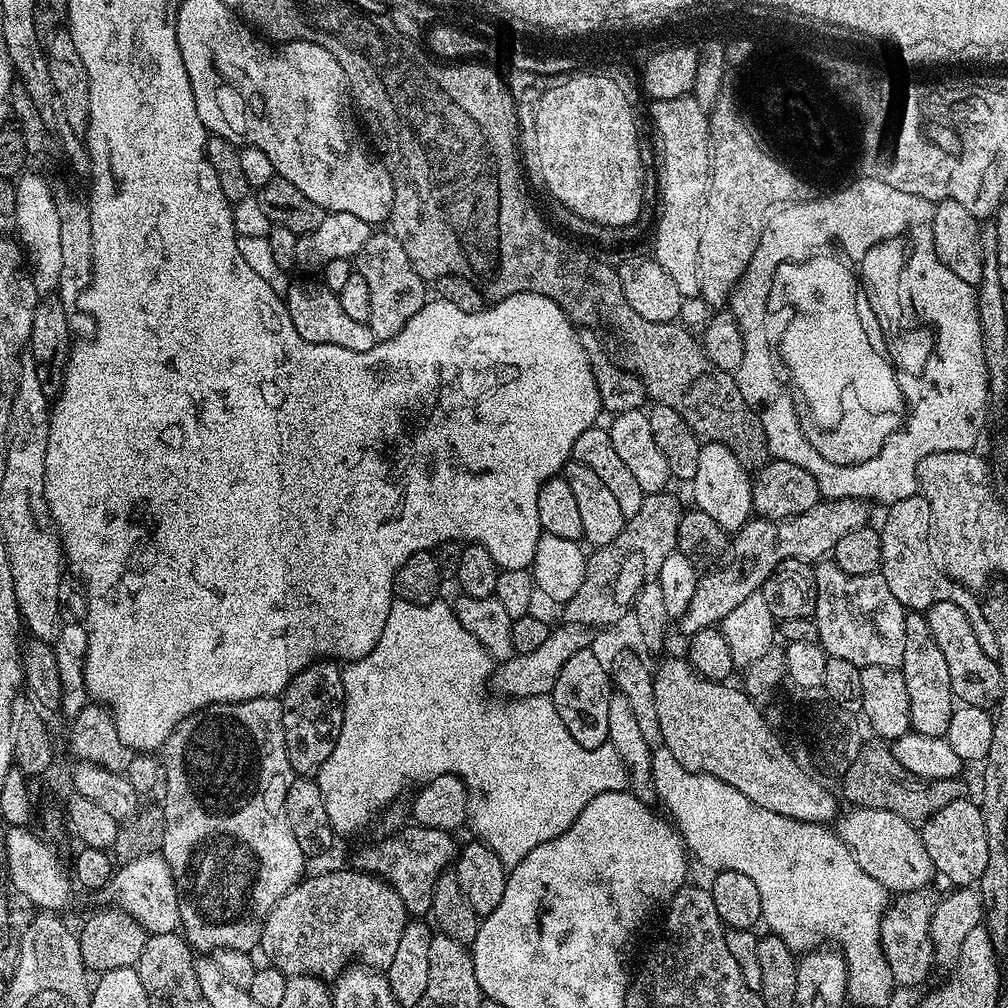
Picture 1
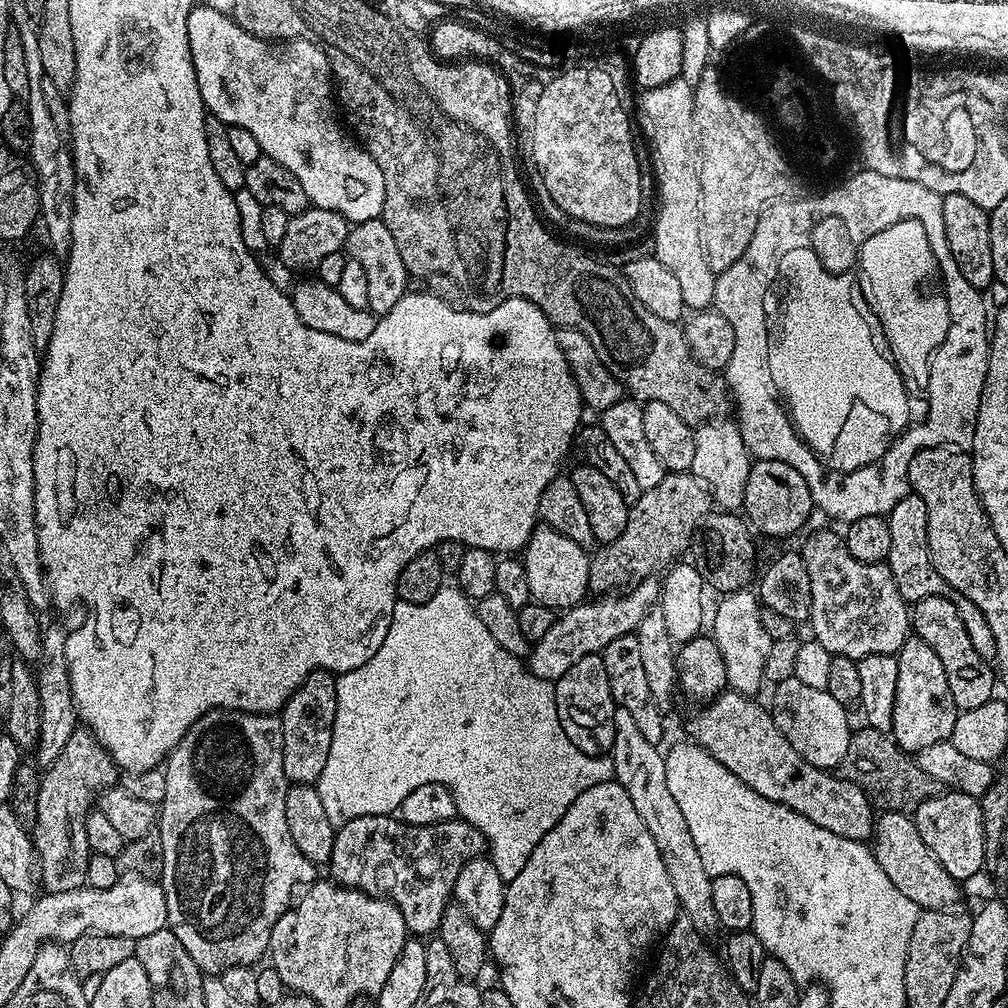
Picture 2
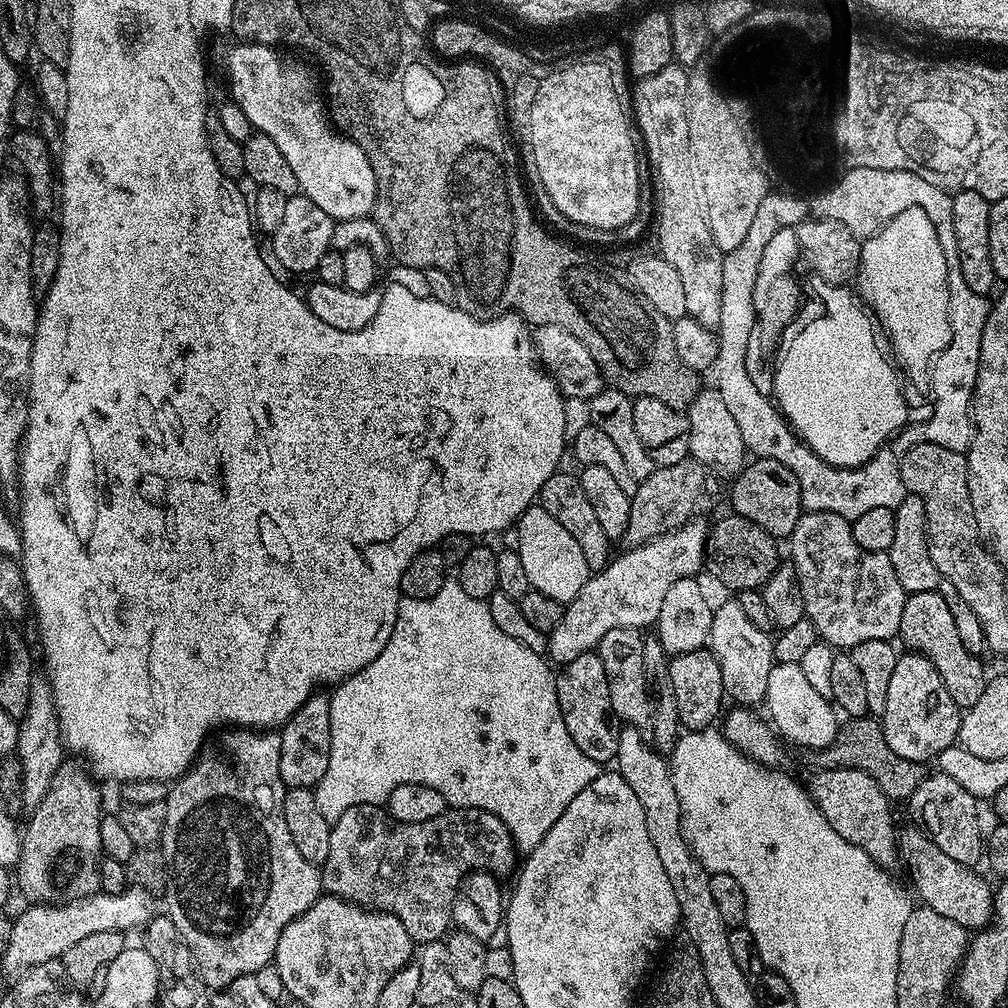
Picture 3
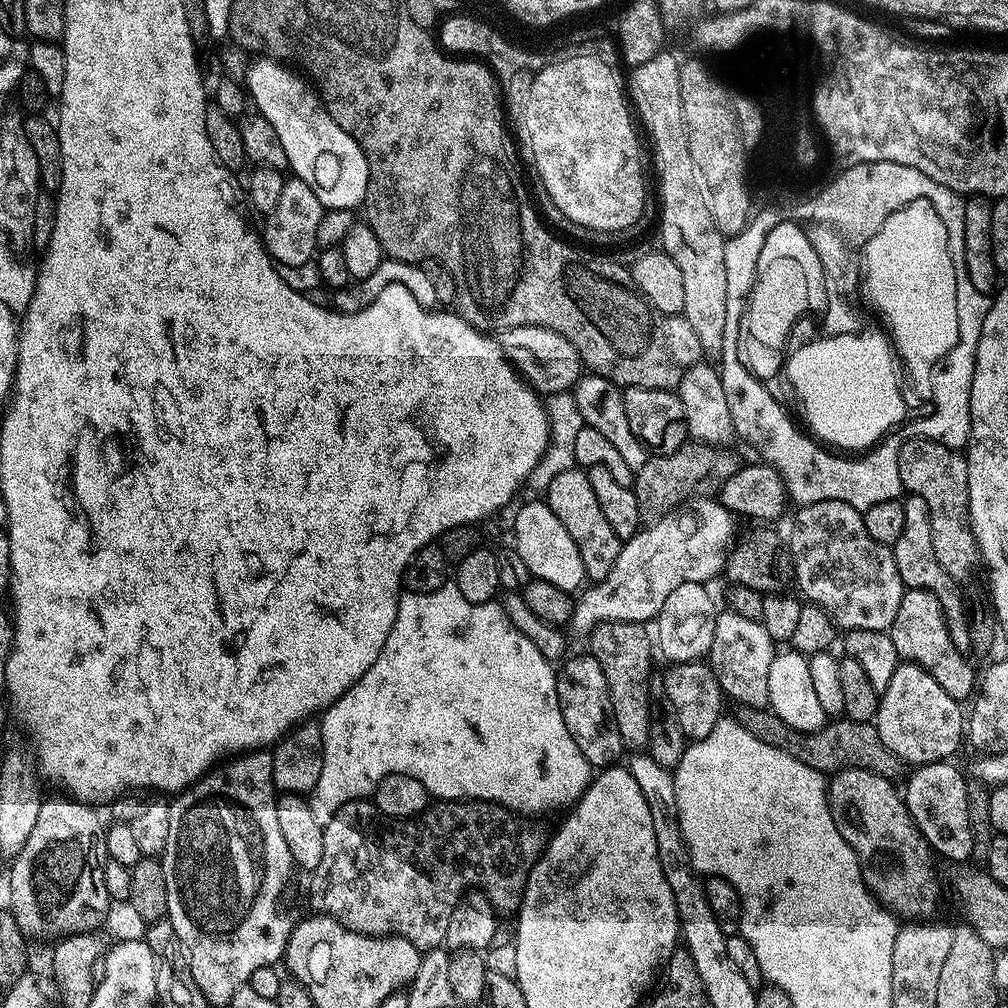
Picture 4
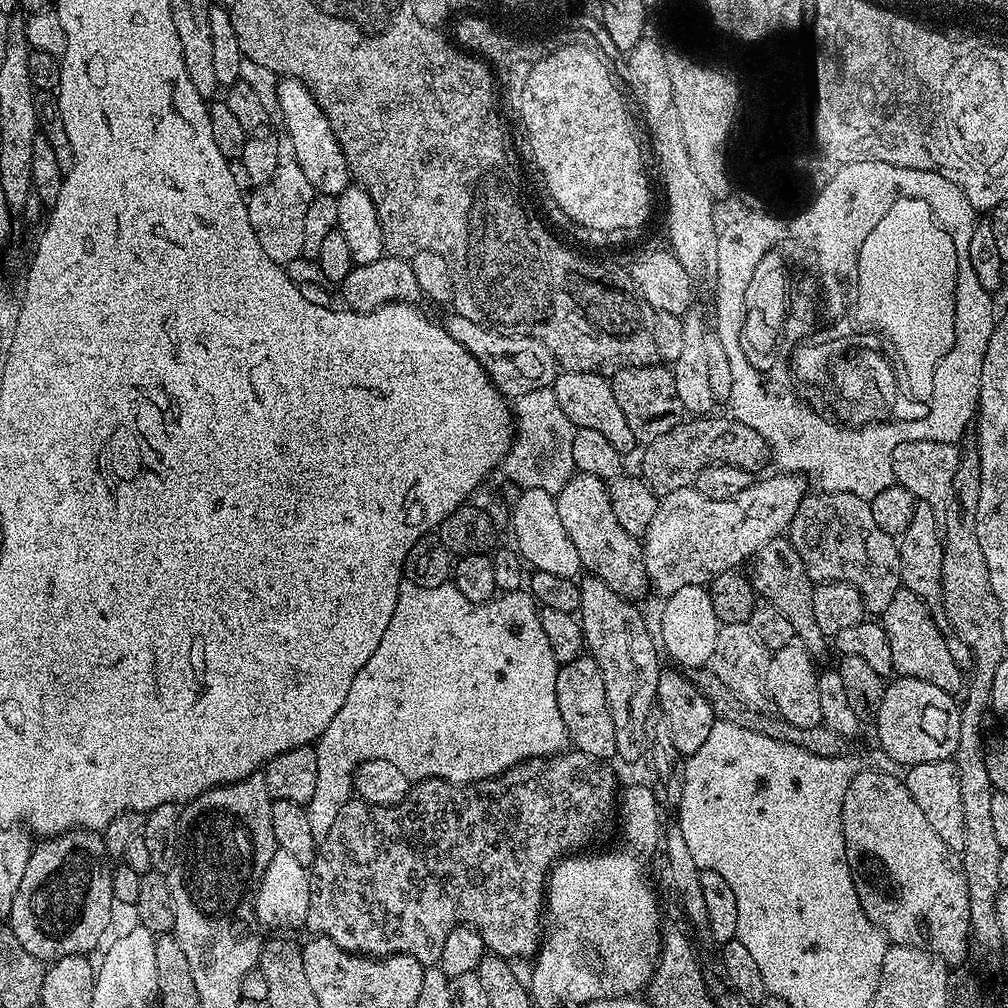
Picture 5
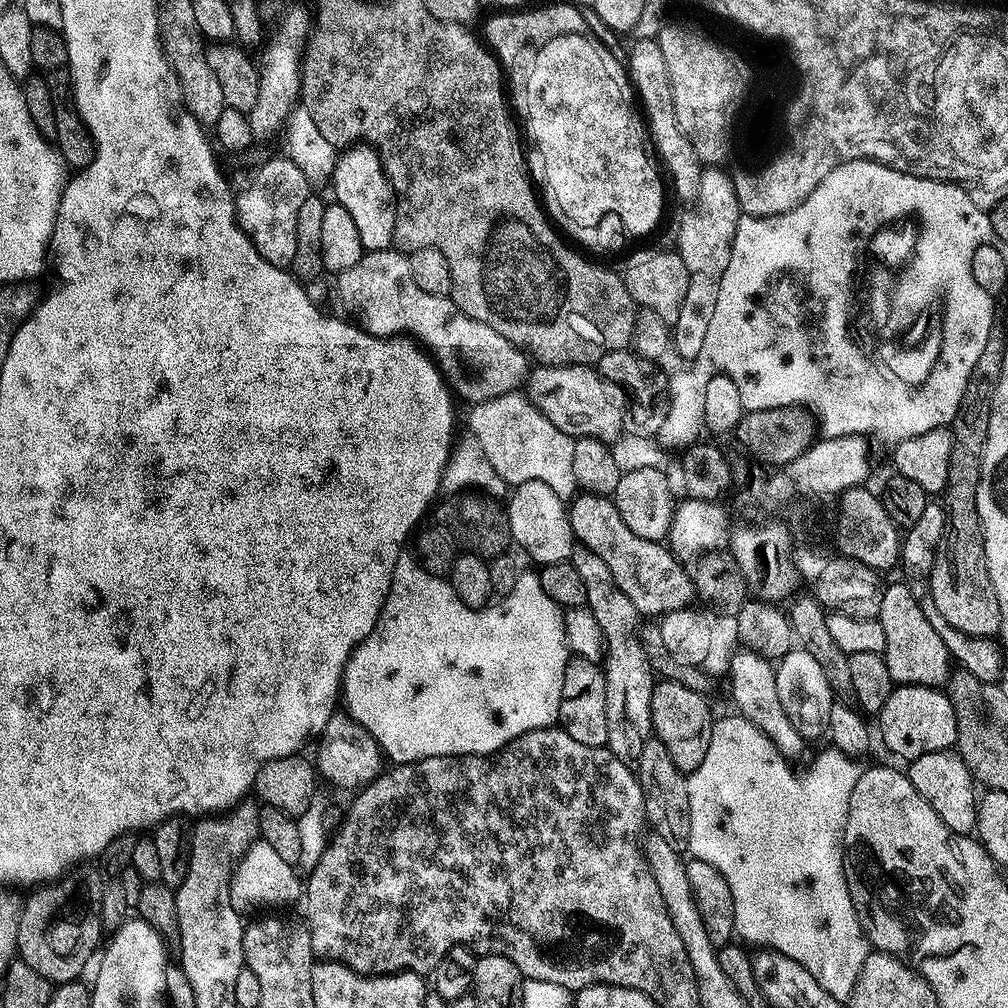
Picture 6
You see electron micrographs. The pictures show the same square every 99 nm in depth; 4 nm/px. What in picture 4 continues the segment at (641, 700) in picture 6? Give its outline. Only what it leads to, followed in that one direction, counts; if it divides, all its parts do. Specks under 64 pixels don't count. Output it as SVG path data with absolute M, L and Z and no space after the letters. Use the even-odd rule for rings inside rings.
M606 620L596 625L590 633L592 639L592 648L590 654L598 662L598 666L602 666L602 674L606 674L606 686L610 686L610 702L614 710L614 718L618 722L618 734L622 734L622 742L625 749L628 750L644 750L648 747L648 735L650 734L650 722L652 721L652 708L650 707L650 700L648 704L648 675L652 672L652 652L654 656L654 640L650 635L649 629L644 624L631 624L630 622L622 622L621 620Z

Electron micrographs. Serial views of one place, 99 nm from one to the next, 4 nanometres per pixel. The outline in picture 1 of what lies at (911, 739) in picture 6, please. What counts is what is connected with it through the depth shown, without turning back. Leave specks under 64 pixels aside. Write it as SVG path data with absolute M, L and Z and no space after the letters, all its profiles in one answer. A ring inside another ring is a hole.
M909 611L904 621L906 622L906 650L902 650L899 670L906 678L906 694L910 694L908 723L911 731L919 736L944 736L954 711L950 666L946 666L946 657L943 656L942 650L938 650L938 642L934 642L934 634L930 634L928 618L923 611Z

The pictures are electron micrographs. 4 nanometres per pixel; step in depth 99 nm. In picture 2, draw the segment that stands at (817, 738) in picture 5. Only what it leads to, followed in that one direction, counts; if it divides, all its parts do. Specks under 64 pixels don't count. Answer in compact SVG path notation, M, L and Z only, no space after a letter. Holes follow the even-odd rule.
M867 726L853 731L842 768L851 779L866 786L869 797L879 807L881 804L881 809L889 812L915 813L918 805L929 800L938 788L930 774L926 774L926 770L922 770L909 753L898 747L889 733Z

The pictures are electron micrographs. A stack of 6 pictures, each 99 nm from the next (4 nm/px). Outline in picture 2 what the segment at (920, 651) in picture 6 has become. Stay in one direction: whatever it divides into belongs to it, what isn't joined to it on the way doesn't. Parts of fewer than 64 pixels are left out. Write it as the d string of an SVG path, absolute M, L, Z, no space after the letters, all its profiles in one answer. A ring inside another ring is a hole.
M937 596L915 601L910 608L910 628L915 636L926 642L926 646L930 646L930 650L934 650L934 654L938 654L942 670L946 670L946 682L950 682L950 695L960 712L974 710L993 699L992 687L998 684L993 665L974 650L970 634L966 634L958 610L954 610L954 602L946 602L946 598Z

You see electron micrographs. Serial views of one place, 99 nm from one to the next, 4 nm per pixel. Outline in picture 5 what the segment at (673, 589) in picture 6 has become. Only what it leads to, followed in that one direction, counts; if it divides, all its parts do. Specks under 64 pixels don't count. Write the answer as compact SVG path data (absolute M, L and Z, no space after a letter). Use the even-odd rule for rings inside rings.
M576 472L555 497L558 518L562 518L562 526L566 534L570 534L570 542L574 542L574 550L578 550L581 569L585 573L602 578L602 582L606 582L606 586L610 586L610 590L614 590L620 596L633 602L639 601L639 596L650 588L644 565L644 550L641 541L637 537L626 534L618 518L614 518L614 506L610 506L608 497L608 484L585 472Z

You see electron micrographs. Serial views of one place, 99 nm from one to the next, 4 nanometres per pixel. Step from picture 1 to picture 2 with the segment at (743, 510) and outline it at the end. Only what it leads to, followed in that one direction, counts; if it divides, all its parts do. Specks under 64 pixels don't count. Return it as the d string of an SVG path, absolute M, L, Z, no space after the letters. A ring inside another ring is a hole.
M717 418L708 420L695 429L694 438L694 462L690 469L693 476L708 489L708 495L712 497L713 505L720 510L740 510L744 507L744 491L746 490L746 478L750 474L754 460L748 448L744 445L744 439L739 427L731 419Z

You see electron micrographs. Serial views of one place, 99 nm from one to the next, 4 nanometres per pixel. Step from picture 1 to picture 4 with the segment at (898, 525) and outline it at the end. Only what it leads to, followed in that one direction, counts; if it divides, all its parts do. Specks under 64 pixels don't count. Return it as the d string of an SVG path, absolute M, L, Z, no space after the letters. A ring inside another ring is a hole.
M911 494L903 497L902 503L906 510L906 523L902 526L902 535L898 537L898 542L891 545L892 553L896 559L898 566L898 574L902 578L905 589L909 588L925 588L930 594L934 594L934 598L938 598L938 606L942 606L942 614L946 622L946 630L950 630L950 642L954 642L954 650L968 654L972 652L972 643L970 642L970 630L968 629L969 615L964 612L964 602L960 598L957 581L950 578L950 574L946 574L946 570L942 570L942 566L938 566L938 558L934 558L934 541L931 540L932 523L930 522L930 510L926 506L925 500L913 496Z

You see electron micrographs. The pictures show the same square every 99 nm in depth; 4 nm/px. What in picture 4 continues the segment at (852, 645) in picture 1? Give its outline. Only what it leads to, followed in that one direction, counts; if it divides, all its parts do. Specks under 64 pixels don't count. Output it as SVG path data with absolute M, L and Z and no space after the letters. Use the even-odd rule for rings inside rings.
M837 500L814 502L813 504L797 507L795 511L796 517L792 520L792 537L790 535L787 537L786 544L790 549L790 555L792 557L794 584L795 587L798 586L804 591L805 597L803 596L803 599L823 608L832 617L837 629L847 630L848 632L853 632L854 630L888 632L891 629L895 616L898 615L898 602L902 602L902 594L906 591L902 578L898 574L898 566L896 565L896 559L894 558L891 547L882 542L874 542L874 538L870 538L870 534L866 530L866 522L861 512L846 502L838 502Z

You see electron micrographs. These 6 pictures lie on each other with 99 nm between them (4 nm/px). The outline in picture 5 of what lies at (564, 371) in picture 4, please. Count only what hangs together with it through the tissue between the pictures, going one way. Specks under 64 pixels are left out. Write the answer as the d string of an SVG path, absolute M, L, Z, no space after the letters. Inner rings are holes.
M455 314L449 315L446 327L450 335L454 337L488 372L492 385L506 398L517 398L529 394L539 388L551 388L556 383L558 375L558 361L542 342L538 342L529 336L510 336L507 332L501 332L495 328L487 328L485 324L470 322L470 318L462 318Z

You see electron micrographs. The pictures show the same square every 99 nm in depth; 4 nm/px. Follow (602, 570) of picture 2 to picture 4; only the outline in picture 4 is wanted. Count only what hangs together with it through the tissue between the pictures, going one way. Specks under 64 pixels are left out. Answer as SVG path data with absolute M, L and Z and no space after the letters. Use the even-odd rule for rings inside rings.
M686 442L672 454L649 455L648 461L634 473L634 491L641 509L653 508L653 513L663 514L679 507L686 500L708 498L719 493L720 488L742 467L728 446L713 446L701 442Z

